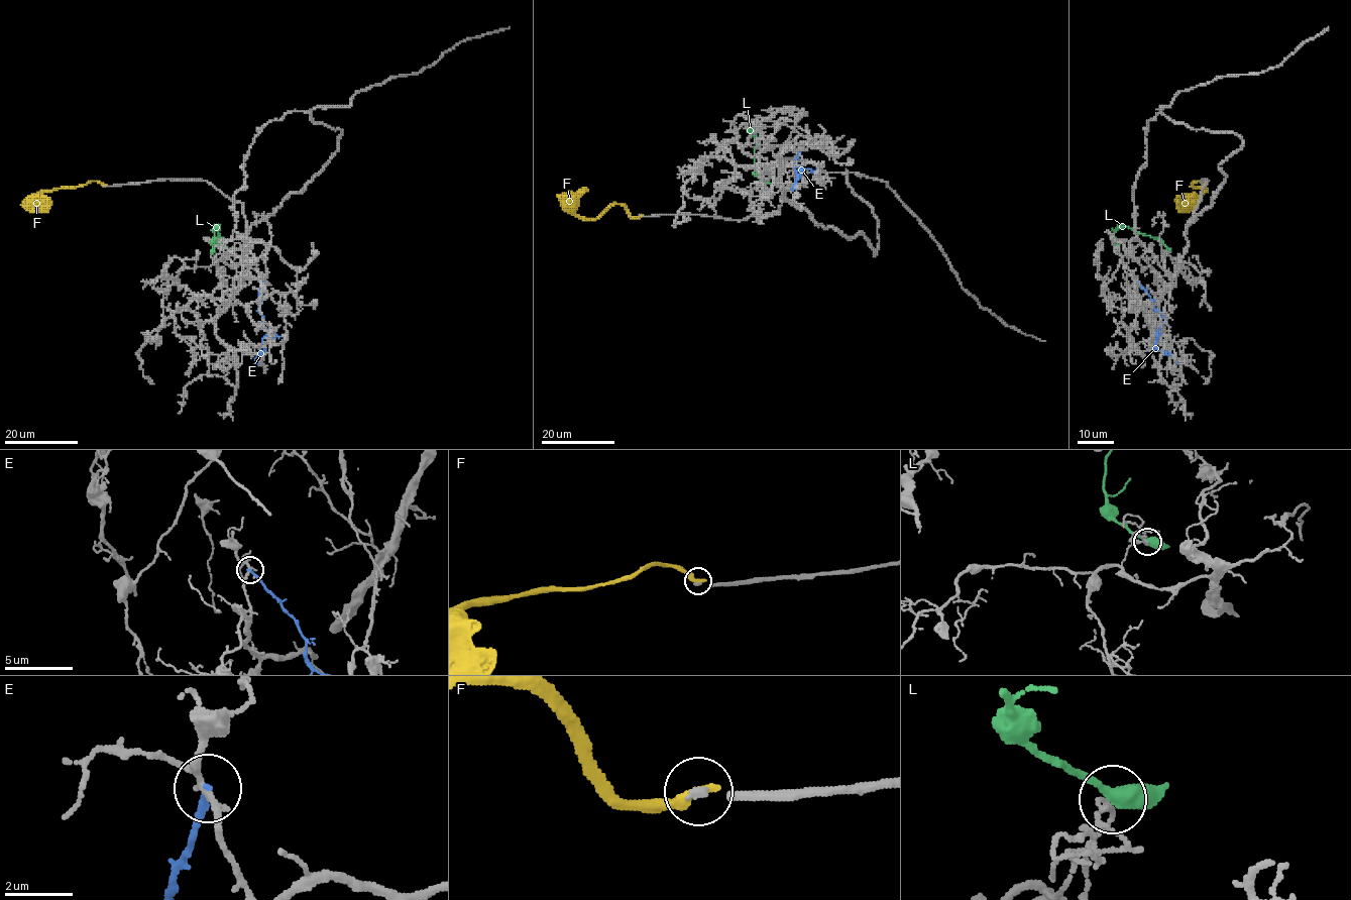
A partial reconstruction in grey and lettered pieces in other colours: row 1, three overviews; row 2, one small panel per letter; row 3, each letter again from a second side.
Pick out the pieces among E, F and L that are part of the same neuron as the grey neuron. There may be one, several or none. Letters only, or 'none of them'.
none of them

